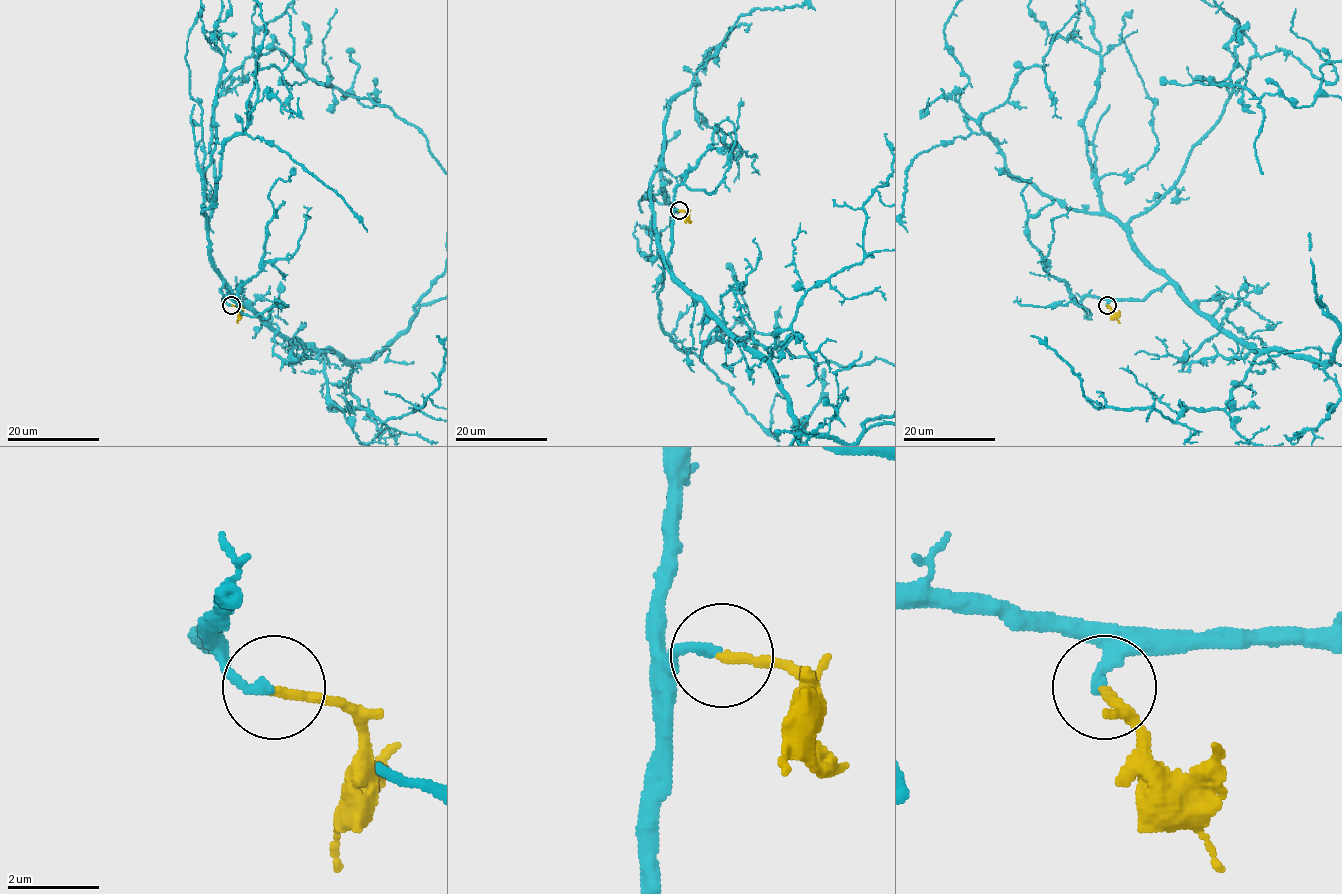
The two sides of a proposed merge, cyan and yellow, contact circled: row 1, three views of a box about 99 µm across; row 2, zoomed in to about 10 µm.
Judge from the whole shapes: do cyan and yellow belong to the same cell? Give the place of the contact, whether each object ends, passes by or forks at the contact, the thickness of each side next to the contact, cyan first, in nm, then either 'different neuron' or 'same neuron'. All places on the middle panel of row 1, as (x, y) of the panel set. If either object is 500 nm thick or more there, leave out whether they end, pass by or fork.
place (679, 210); cyan ends; yellow ends; calibres 220 and 200 nm; same neuron

